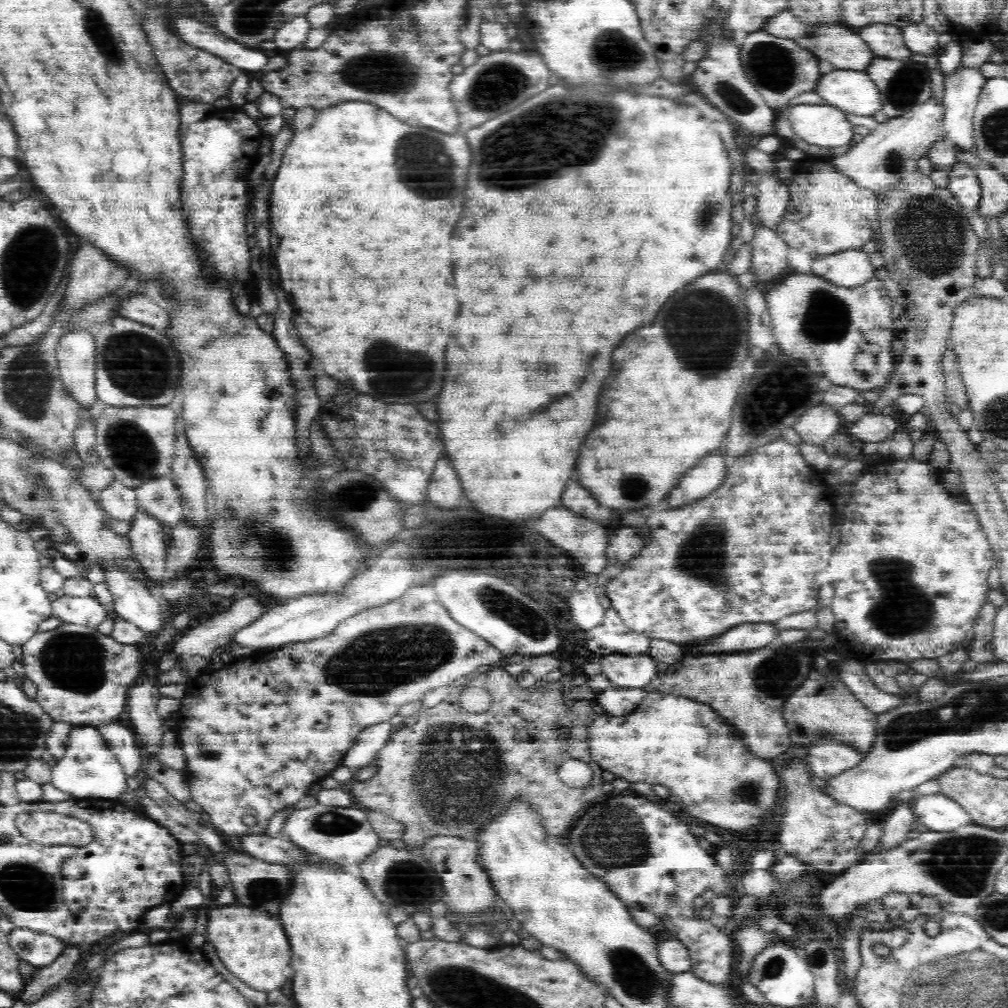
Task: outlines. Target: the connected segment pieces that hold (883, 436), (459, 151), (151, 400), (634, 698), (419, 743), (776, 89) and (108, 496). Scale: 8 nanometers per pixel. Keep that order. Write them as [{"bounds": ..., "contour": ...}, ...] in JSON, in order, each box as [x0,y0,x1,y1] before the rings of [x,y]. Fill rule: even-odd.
[{"bounds":[848,413,897,442],"contour":[[[866,413],[855,420],[848,430],[849,435],[856,436],[858,440],[865,442],[888,441],[896,432],[897,420],[894,416],[882,415],[882,413]]]},{"bounds":[269,102,470,404],"contour":[[[341,102],[337,105],[320,109],[310,128],[295,133],[288,144],[286,152],[282,156],[282,164],[275,178],[272,180],[269,208],[272,208],[272,232],[278,234],[278,272],[282,276],[282,288],[286,290],[286,294],[290,296],[290,304],[294,306],[294,324],[300,332],[300,340],[304,342],[304,346],[322,362],[324,366],[324,374],[340,380],[346,386],[352,386],[354,390],[362,392],[362,394],[370,394],[374,398],[382,398],[382,402],[406,402],[406,404],[420,404],[420,402],[428,402],[434,398],[434,394],[438,394],[438,386],[442,386],[442,362],[434,362],[430,360],[424,352],[418,354],[416,350],[408,350],[402,348],[402,344],[406,344],[406,340],[414,340],[418,338],[418,334],[414,332],[434,332],[434,330],[446,330],[446,322],[452,322],[458,314],[458,302],[456,302],[456,286],[454,286],[454,268],[452,268],[452,252],[450,252],[450,238],[454,232],[454,226],[458,222],[458,216],[462,212],[462,204],[466,198],[466,178],[468,178],[468,168],[470,168],[470,148],[465,135],[458,132],[454,134],[442,134],[438,130],[430,130],[430,128],[422,128],[422,126],[410,126],[410,123],[402,122],[402,119],[396,118],[383,108],[378,108],[374,104],[366,104],[366,102]],[[352,272],[352,280],[350,282],[338,282],[340,274]],[[298,298],[330,298],[330,308],[332,308],[332,326],[334,326],[334,334],[332,332],[322,332],[322,328],[318,328],[316,324],[328,324],[328,314],[324,314],[322,310],[302,310],[298,306]]]},{"bounds":[90,318,182,406],"contour":[[[114,318],[100,327],[90,329],[94,335],[97,355],[97,401],[104,406],[165,406],[174,405],[177,401],[178,378],[180,376],[180,366],[182,366],[181,356],[173,347],[170,338],[166,338],[163,331],[136,322],[130,318]]]},{"bounds":[594,687,650,715],"contour":[[[610,687],[597,693],[594,702],[600,705],[608,715],[630,714],[650,690],[645,688]]]},{"bounds":[352,665,603,853],"contour":[[[497,665],[495,667],[489,667],[485,670],[483,670],[482,672],[480,672],[478,675],[472,676],[472,678],[470,680],[468,680],[468,683],[466,684],[466,686],[480,687],[480,688],[483,688],[484,690],[487,690],[488,694],[490,694],[490,696],[492,697],[492,707],[487,712],[480,712],[479,714],[467,712],[466,710],[463,710],[460,707],[460,702],[459,702],[459,694],[463,690],[463,685],[457,685],[456,687],[454,687],[454,689],[451,691],[451,693],[449,695],[447,695],[441,703],[439,703],[437,706],[434,706],[434,708],[430,708],[430,709],[422,708],[420,711],[420,714],[418,714],[418,722],[416,722],[416,724],[414,724],[414,726],[410,726],[410,728],[402,728],[402,730],[398,730],[398,732],[396,732],[396,734],[394,734],[394,732],[392,732],[392,738],[390,738],[386,742],[386,745],[384,746],[384,748],[382,748],[379,751],[379,754],[376,756],[376,762],[374,762],[374,764],[376,764],[376,766],[380,766],[380,772],[378,772],[378,776],[376,776],[376,778],[373,777],[372,780],[368,780],[368,782],[359,782],[358,781],[354,784],[354,786],[352,788],[352,792],[353,792],[353,798],[354,798],[355,804],[359,805],[361,808],[365,807],[365,808],[369,808],[370,810],[376,810],[378,812],[382,812],[386,816],[389,816],[390,818],[393,818],[394,820],[397,820],[398,822],[402,823],[402,825],[404,825],[405,834],[402,835],[402,838],[400,838],[400,840],[402,840],[402,841],[404,841],[404,843],[406,843],[406,845],[407,845],[406,849],[408,849],[409,851],[417,852],[417,853],[421,853],[422,848],[434,837],[456,837],[456,838],[476,838],[476,837],[478,837],[479,836],[478,834],[480,834],[480,832],[482,832],[482,830],[484,830],[484,828],[486,828],[486,826],[488,826],[488,824],[490,824],[490,822],[492,822],[492,820],[496,820],[496,818],[498,818],[498,816],[502,816],[502,814],[504,814],[504,812],[508,812],[508,810],[504,810],[504,808],[510,808],[510,804],[512,804],[512,802],[516,802],[516,800],[521,800],[521,802],[525,802],[525,804],[527,804],[527,806],[529,806],[529,808],[531,808],[531,810],[533,810],[533,812],[535,812],[535,816],[537,816],[537,820],[539,820],[539,826],[541,826],[543,832],[546,832],[546,834],[548,834],[550,836],[556,836],[560,840],[560,838],[563,838],[566,830],[570,830],[570,826],[572,826],[574,824],[574,819],[578,818],[578,814],[582,814],[582,810],[586,810],[586,806],[590,806],[590,803],[596,802],[598,800],[598,798],[600,798],[600,796],[602,796],[602,786],[603,786],[602,773],[603,773],[603,771],[600,769],[600,767],[598,767],[597,762],[593,761],[592,755],[589,754],[589,752],[590,752],[589,728],[591,726],[591,723],[597,718],[596,714],[594,713],[594,710],[592,709],[592,703],[587,701],[586,699],[583,699],[583,700],[574,699],[573,700],[574,702],[572,704],[568,704],[568,703],[564,702],[565,686],[563,685],[563,683],[561,681],[556,681],[556,682],[552,681],[552,682],[550,682],[550,684],[548,684],[548,686],[546,686],[546,688],[539,688],[538,686],[532,686],[532,687],[527,687],[527,688],[522,687],[522,686],[520,686],[518,681],[516,681],[516,678],[512,677],[507,671],[504,670],[504,668],[502,668],[499,665]],[[570,758],[575,758],[576,760],[582,760],[582,762],[585,762],[586,764],[588,764],[588,767],[592,770],[593,780],[590,782],[590,785],[588,787],[572,788],[572,787],[568,787],[566,784],[564,784],[564,782],[560,781],[560,778],[558,777],[558,770],[560,769],[560,766],[562,766],[562,764],[564,764],[564,762],[566,762],[566,760],[568,760]]]},{"bounds":[740,30,825,110],"contour":[[[763,30],[748,33],[740,52],[741,63],[749,81],[760,91],[768,105],[776,110],[792,98],[813,91],[825,69],[812,51],[800,47],[792,39],[780,38]]]},{"bounds":[99,479,137,524],"contour":[[[115,479],[111,485],[100,492],[99,496],[102,506],[105,506],[106,514],[112,515],[114,520],[124,520],[132,524],[137,510],[137,499],[133,487],[128,487]]]}]

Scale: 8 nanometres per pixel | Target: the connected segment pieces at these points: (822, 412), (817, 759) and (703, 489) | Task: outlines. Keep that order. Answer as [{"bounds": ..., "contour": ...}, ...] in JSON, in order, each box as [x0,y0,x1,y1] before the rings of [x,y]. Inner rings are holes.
[{"bounds":[794,404,840,445],"contour":[[[828,404],[813,406],[794,423],[802,443],[822,445],[840,430],[840,414]]]},{"bounds":[806,736,863,779],"contour":[[[820,736],[810,744],[812,744],[810,756],[806,758],[808,767],[814,776],[821,779],[830,779],[843,771],[859,766],[863,759],[859,748],[831,736]]]},{"bounds":[666,452,729,508],"contour":[[[714,452],[698,462],[696,468],[692,468],[678,484],[676,490],[672,490],[670,498],[666,498],[666,508],[679,507],[705,498],[714,489],[722,486],[726,478],[726,468],[729,460],[722,453]]]}]

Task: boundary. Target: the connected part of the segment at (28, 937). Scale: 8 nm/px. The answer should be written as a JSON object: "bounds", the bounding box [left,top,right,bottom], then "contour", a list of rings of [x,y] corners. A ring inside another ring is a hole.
{"bounds":[7,927,66,968],"contour":[[[14,927],[7,935],[14,952],[36,968],[50,964],[66,948],[64,939],[35,930]]]}

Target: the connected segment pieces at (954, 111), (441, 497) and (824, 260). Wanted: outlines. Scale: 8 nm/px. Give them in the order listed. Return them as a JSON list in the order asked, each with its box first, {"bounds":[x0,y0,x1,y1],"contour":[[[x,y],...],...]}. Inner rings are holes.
[{"bounds":[942,65,987,151],"contour":[[[964,65],[945,76],[942,124],[947,137],[961,150],[973,151],[973,112],[987,79],[979,68]]]},{"bounds":[426,457,466,509],"contour":[[[440,457],[435,464],[428,488],[426,490],[427,501],[433,506],[454,509],[466,502],[466,496],[462,492],[460,478],[456,470],[452,468],[450,458]]]},{"bounds":[811,249,877,287],"contour":[[[851,249],[816,258],[811,270],[812,274],[824,277],[837,286],[856,287],[869,282],[877,268],[870,261],[870,254],[861,249]]]}]

